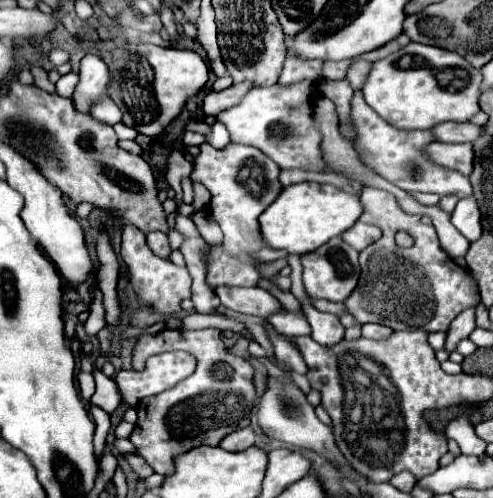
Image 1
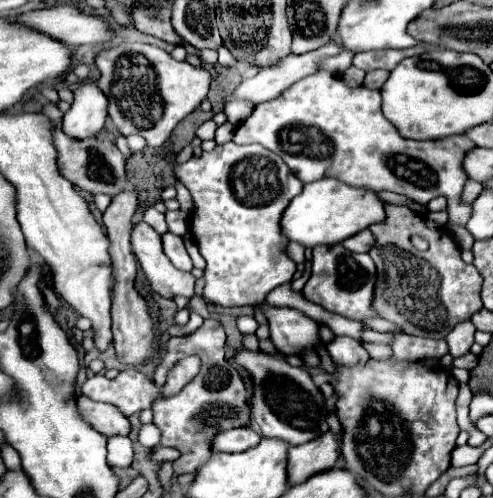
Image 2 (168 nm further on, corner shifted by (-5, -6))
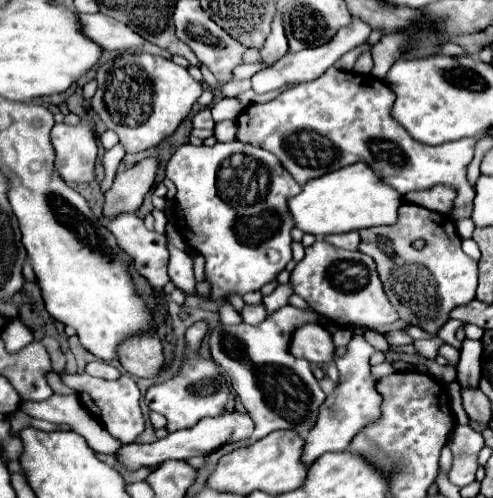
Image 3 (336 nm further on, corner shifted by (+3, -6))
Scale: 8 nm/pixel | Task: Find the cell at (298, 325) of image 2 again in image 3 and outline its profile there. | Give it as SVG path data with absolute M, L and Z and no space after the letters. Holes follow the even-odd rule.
M308 322L292 332L290 354L308 362L332 362L334 344L330 332L318 322Z

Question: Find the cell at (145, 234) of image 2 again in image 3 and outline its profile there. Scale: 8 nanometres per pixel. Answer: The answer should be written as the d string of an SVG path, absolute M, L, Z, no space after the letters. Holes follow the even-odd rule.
M120 214L112 220L106 220L106 226L116 236L118 246L130 258L134 258L134 266L140 260L138 274L144 276L150 282L150 286L164 288L170 282L166 270L168 250L164 234L148 230L136 214Z

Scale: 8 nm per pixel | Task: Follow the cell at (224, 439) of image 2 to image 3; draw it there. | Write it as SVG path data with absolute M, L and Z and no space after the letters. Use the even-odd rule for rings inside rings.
M230 412L218 418L204 418L200 420L194 428L188 430L176 430L172 434L168 434L162 440L156 440L154 444L126 444L122 446L122 450L118 452L120 462L128 468L128 470L138 470L142 466L158 466L166 460L186 460L192 456L206 456L214 450L218 450L224 444L230 442L244 442L248 440L252 434L252 420L248 414L244 412Z

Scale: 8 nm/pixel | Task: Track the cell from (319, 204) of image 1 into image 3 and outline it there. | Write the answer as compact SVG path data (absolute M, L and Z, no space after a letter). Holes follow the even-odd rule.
M364 162L328 172L316 180L308 180L302 186L302 192L288 200L288 210L294 218L294 226L304 234L312 234L316 238L370 226L394 224L398 206L400 194L394 188L388 188L388 184L384 184Z

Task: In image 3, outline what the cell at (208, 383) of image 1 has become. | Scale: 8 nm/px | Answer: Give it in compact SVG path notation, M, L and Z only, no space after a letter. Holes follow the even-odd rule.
M196 322L192 324L186 334L186 350L184 350L184 362L178 370L178 374L174 378L168 378L160 384L154 384L148 388L148 392L144 394L144 402L150 410L162 414L168 424L166 430L168 432L176 432L182 428L192 428L198 420L208 418L208 416L220 416L226 412L234 410L234 394L230 392L224 376L220 374L220 368L212 362L200 356L200 346L202 340L208 332L208 324L206 322Z

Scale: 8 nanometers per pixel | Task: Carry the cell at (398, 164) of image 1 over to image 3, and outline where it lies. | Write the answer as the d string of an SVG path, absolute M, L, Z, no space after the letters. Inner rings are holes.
M328 68L312 82L288 88L270 102L244 108L236 118L236 140L276 154L298 184L344 166L364 162L378 178L402 196L444 184L456 190L454 208L470 206L474 190L466 180L466 166L474 156L476 138L460 138L440 146L416 142L390 116L390 108L394 104L392 90L376 76L354 74L356 72Z

